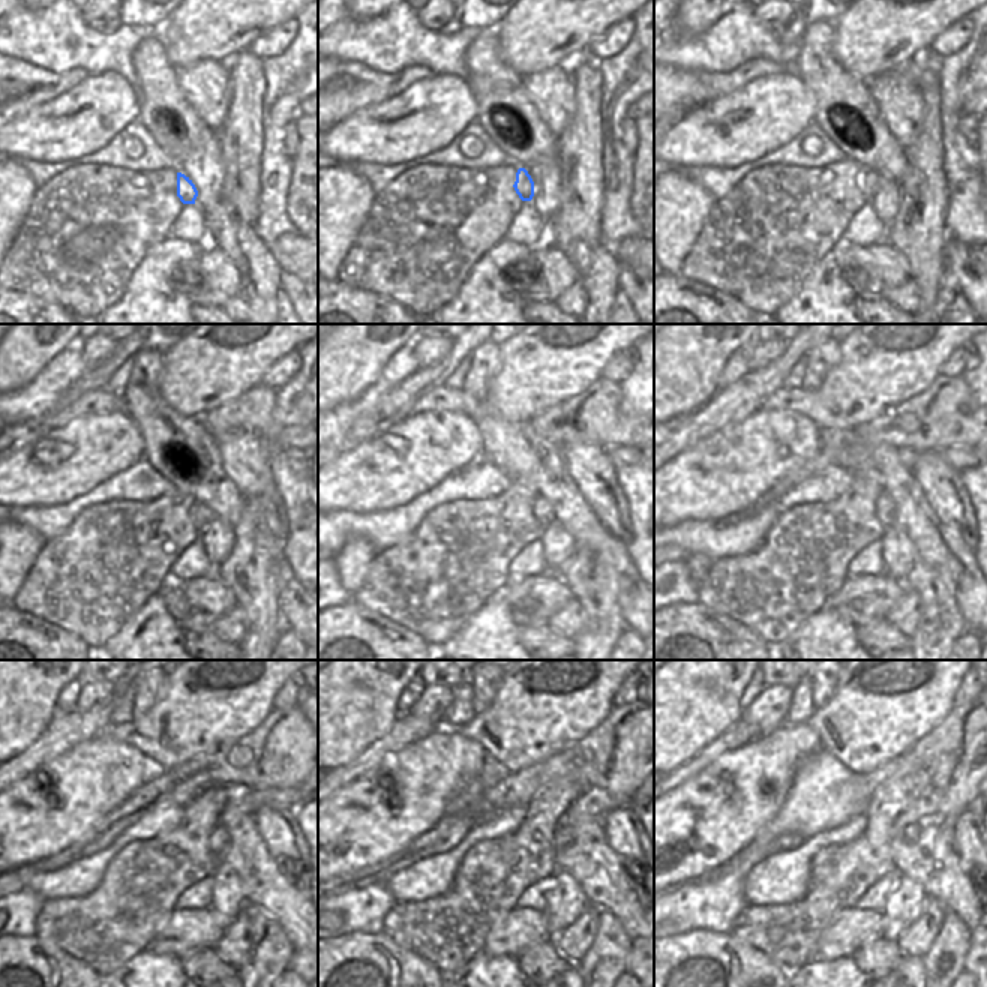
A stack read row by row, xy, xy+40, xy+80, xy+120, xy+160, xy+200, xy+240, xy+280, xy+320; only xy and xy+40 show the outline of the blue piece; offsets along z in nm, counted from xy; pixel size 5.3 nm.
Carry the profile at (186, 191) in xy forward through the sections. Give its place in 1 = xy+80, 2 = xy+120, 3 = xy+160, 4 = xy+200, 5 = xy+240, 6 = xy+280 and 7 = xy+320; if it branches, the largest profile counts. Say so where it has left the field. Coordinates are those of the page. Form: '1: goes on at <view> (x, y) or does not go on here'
1: goes on at xy+80 (867, 180)
2: goes on at xy+120 (200, 515)
3: goes on at xy+160 (543, 512)
4: goes on at xy+200 (885, 512)
5: goes on at xy+240 (219, 842)
6: goes on at xy+280 (563, 836)
7: goes on at xy+320 (912, 831)

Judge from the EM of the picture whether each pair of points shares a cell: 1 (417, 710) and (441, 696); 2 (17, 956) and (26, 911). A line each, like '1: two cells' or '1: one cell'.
1: one cell
2: two cells

